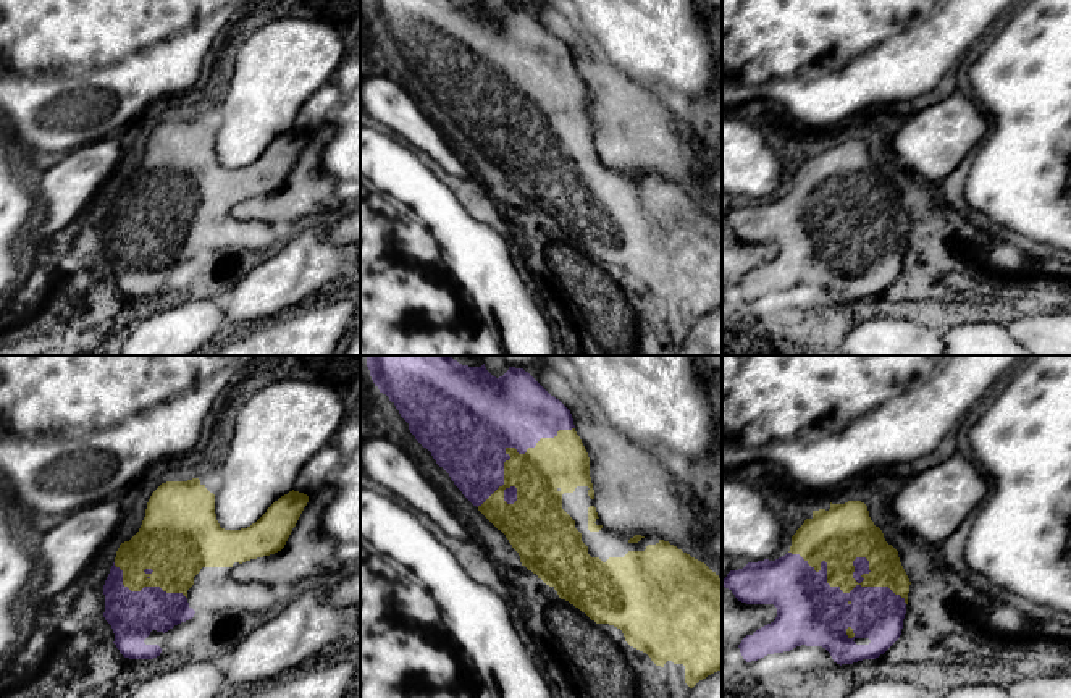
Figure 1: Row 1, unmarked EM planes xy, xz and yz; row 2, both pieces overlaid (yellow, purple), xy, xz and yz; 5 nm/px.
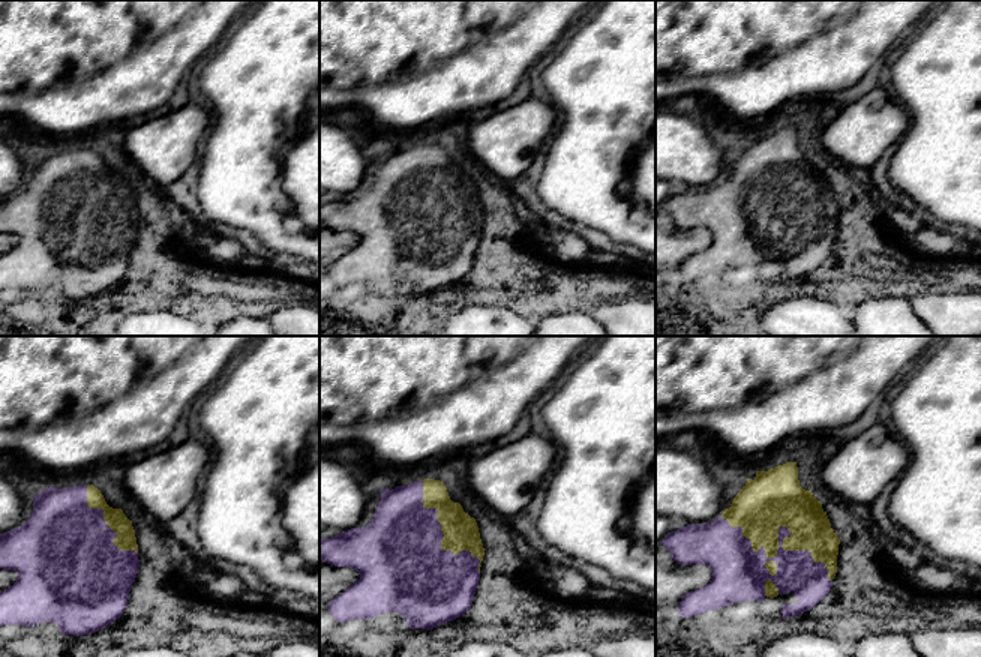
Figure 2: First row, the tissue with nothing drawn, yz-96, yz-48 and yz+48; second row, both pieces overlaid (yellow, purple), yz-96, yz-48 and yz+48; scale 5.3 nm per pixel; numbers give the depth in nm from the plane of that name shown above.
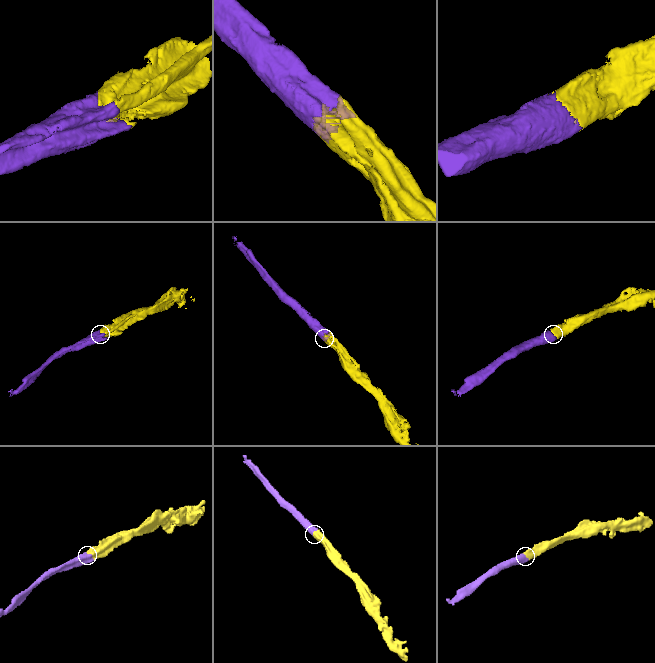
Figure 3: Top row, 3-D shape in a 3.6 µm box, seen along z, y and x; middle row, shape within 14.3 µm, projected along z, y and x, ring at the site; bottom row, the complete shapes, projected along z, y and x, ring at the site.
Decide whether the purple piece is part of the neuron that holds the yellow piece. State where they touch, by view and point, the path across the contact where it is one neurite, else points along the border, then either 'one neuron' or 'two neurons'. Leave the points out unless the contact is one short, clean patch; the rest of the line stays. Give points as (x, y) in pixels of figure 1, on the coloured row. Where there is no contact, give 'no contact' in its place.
yz (837, 585) | one neuron

